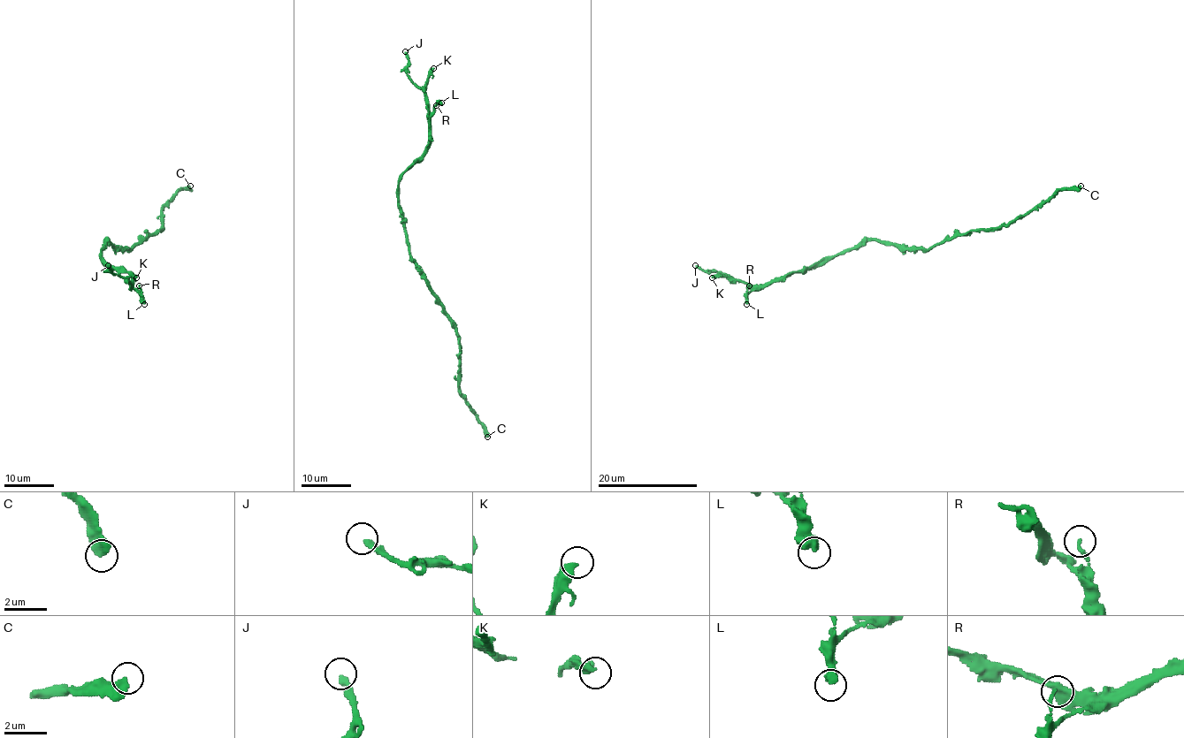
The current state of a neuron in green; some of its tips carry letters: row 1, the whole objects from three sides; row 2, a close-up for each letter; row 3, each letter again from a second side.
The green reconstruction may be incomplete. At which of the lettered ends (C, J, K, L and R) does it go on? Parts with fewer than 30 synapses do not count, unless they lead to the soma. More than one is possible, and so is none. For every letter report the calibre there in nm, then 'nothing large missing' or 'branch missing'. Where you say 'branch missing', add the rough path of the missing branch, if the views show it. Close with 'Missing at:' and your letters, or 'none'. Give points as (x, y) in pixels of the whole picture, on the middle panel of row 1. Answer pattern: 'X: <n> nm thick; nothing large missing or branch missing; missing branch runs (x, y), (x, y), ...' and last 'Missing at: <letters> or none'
C: 440 nm thick; nothing large missing
J: 260 nm thick; nothing large missing
K: 400 nm thick; branch missing
L: 440 nm thick; nothing large missing
R: 150 nm thick; nothing large missing
Missing at: K

